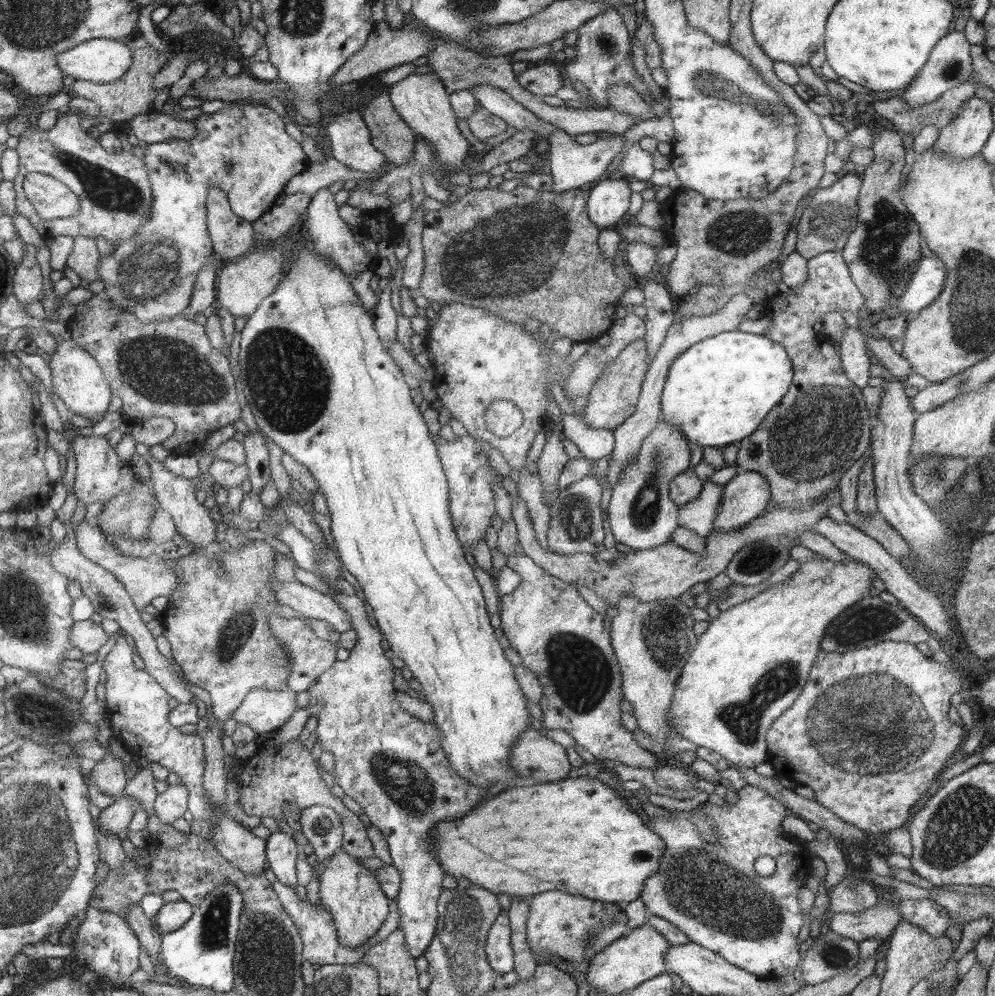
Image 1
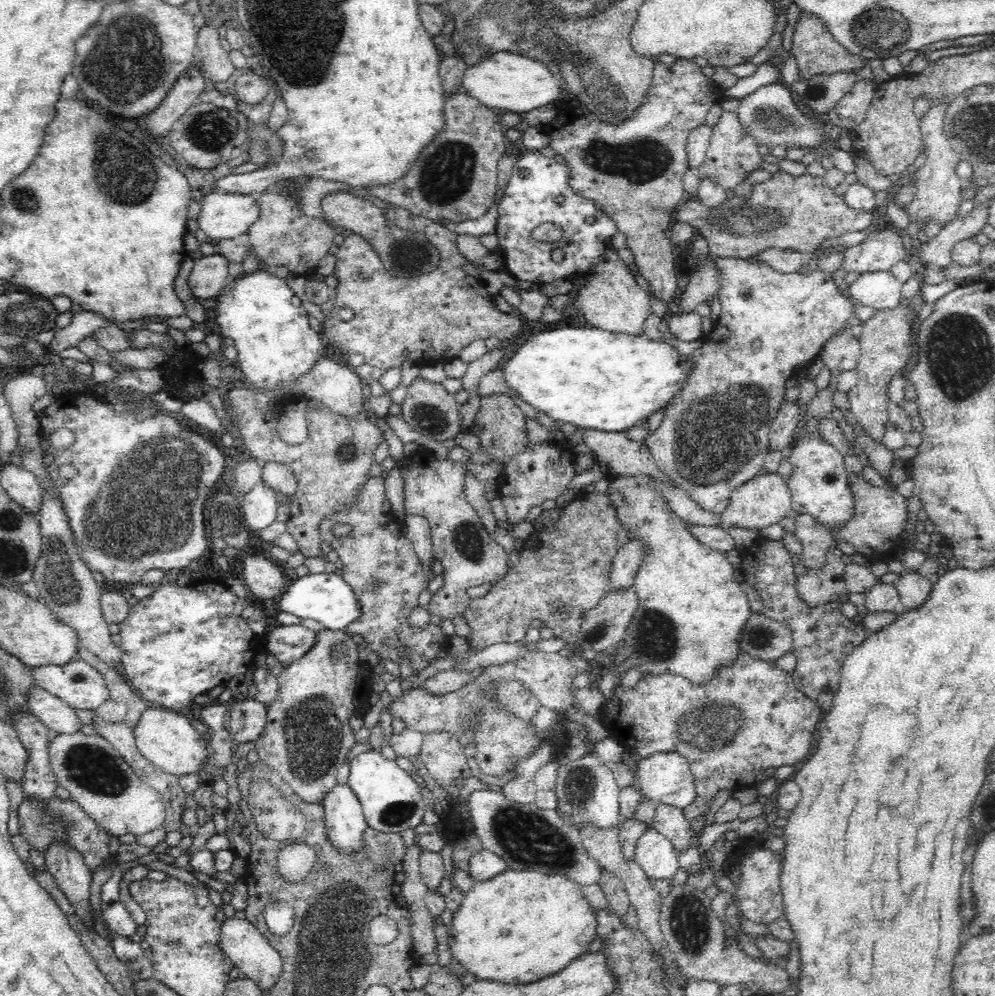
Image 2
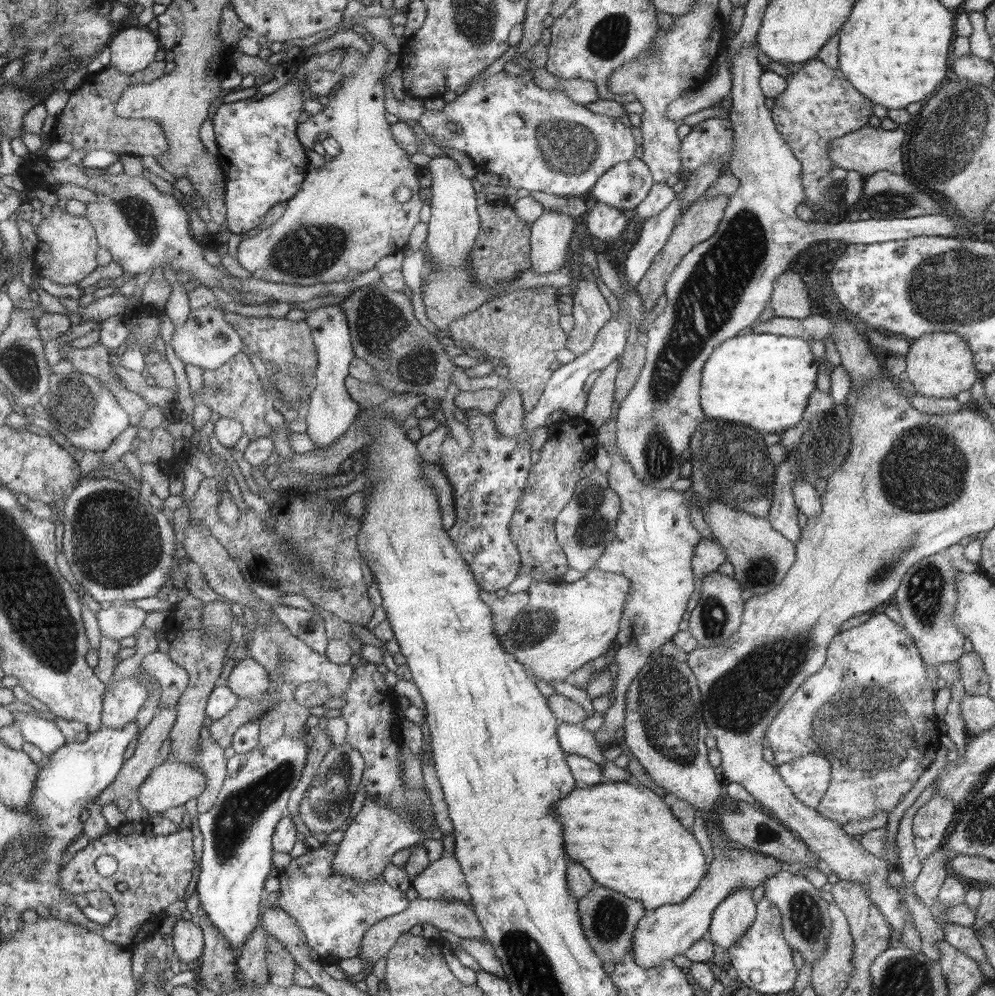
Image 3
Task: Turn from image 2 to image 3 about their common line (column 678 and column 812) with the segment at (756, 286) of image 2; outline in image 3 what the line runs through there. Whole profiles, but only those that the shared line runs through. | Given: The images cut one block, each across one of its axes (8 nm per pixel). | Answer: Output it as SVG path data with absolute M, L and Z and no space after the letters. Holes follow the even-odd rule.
M816 388L808 399L800 422L779 434L778 444L788 451L788 458L776 467L775 498L772 499L767 519L772 528L781 532L788 540L797 543L802 538L802 529L797 518L800 512L793 497L795 482L805 480L814 485L818 478L829 478L837 468L843 466L852 446L848 430L849 418L844 404L836 404L830 392L822 392Z

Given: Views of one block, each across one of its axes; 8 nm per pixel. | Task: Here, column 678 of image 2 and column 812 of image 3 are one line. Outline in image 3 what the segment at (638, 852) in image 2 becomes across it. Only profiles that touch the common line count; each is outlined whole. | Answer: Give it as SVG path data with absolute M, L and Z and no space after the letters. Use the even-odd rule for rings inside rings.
M711 844L714 860L708 868L708 874L700 880L700 886L680 904L667 904L658 907L654 911L648 912L636 926L632 935L633 954L635 954L636 964L642 968L654 968L659 966L663 960L670 960L678 954L685 954L700 939L706 938L706 933L710 930L712 914L716 907L740 887L748 887L752 891L756 885L774 876L778 871L790 871L791 873L802 875L800 870L817 868L817 863L807 864L786 864L775 857L762 855L761 853L748 850L738 846L730 853L724 853L724 849Z

